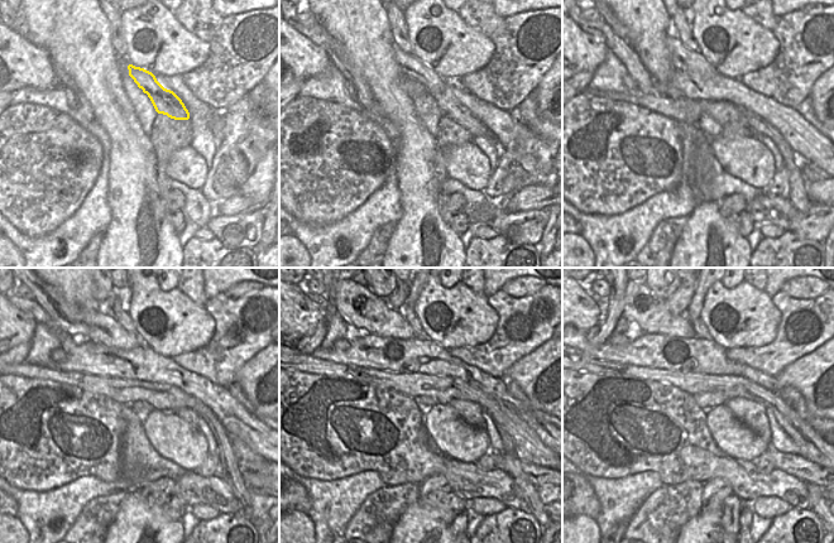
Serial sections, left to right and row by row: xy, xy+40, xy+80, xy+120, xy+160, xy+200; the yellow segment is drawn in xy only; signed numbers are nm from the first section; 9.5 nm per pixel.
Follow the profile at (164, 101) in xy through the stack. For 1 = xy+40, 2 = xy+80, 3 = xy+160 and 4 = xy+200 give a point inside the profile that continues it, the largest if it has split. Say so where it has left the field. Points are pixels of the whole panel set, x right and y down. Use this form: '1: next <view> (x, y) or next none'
1: next xy+40 (415, 68)
2: next xy+80 (792, 162)
3: next xy+160 (356, 306)
4: next xy+200 (651, 313)

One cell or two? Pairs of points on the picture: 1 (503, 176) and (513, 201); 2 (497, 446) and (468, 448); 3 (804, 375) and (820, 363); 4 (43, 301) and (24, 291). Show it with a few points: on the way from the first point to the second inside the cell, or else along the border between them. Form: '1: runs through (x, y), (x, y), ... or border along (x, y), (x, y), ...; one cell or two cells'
1: border along (538, 182), (522, 187), (504, 201); two cells
2: border along (483, 429), (489, 440), (490, 448); two cells
3: runs through (808, 374), (816, 366); one cell
4: border along (20, 280), (34, 296); two cells

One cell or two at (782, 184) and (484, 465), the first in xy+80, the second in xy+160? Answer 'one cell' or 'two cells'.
one cell

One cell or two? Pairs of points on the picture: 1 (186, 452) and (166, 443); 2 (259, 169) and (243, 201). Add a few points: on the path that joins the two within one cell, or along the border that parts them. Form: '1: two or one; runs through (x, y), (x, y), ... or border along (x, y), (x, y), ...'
1: one; runs through (181, 447), (177, 443), (171, 443)
2: two; border along (265, 196), (234, 195), (216, 203)

